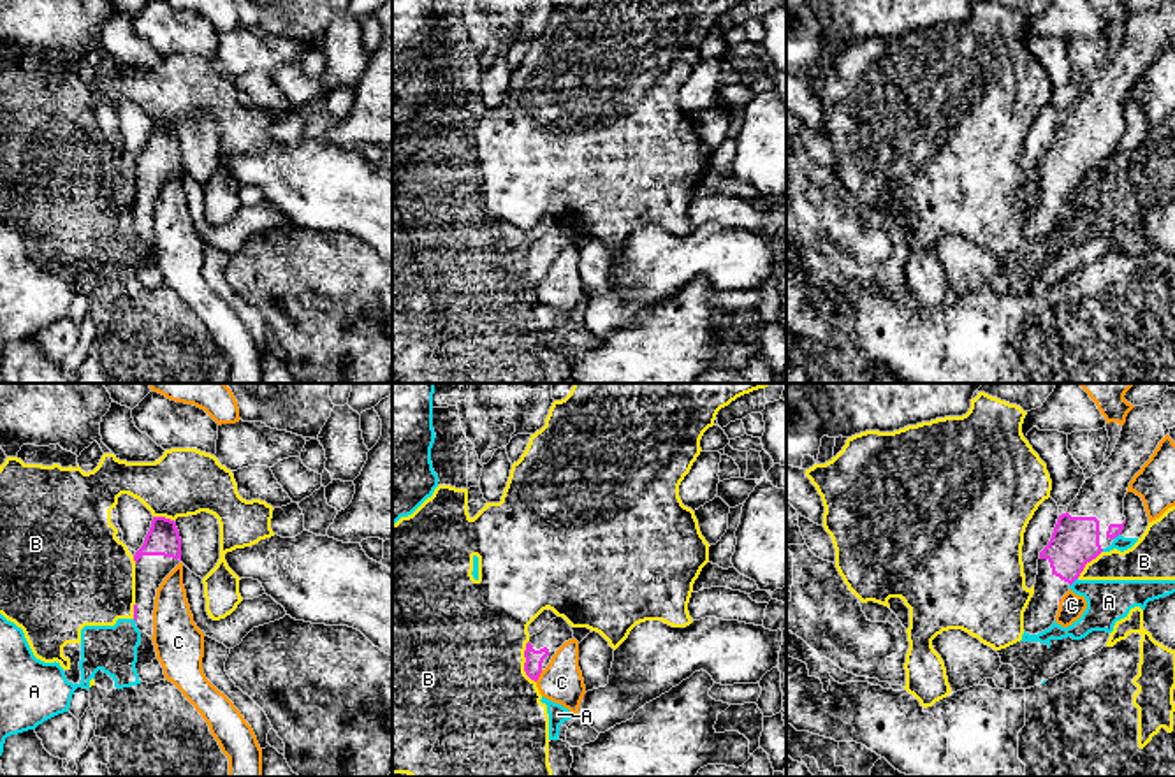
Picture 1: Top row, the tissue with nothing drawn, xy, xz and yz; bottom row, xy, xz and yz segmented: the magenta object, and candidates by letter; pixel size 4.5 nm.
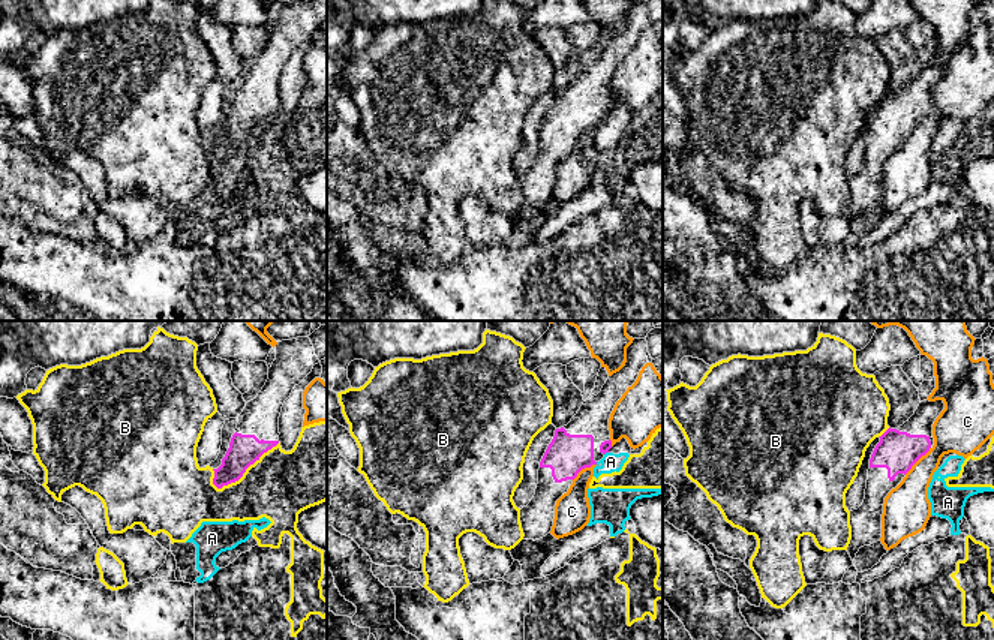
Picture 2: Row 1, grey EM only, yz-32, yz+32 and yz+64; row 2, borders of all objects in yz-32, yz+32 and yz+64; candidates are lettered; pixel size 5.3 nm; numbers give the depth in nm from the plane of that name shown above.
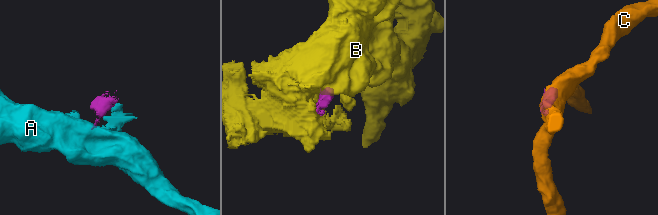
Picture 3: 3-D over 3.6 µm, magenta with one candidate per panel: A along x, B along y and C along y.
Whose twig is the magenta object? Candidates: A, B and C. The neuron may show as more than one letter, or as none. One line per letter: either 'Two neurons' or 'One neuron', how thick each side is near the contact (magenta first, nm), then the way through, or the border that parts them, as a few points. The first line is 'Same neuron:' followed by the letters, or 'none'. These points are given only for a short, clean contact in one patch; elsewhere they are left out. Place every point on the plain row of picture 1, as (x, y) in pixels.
Same neuron: none
A: Two neurons. Thickness 220 nm (magenta) against 190 nm
B: Two neurons. Thickness 80 nm (magenta) against 480 nm
C: Two neurons. Thickness 80 nm (magenta) against 190 nm

